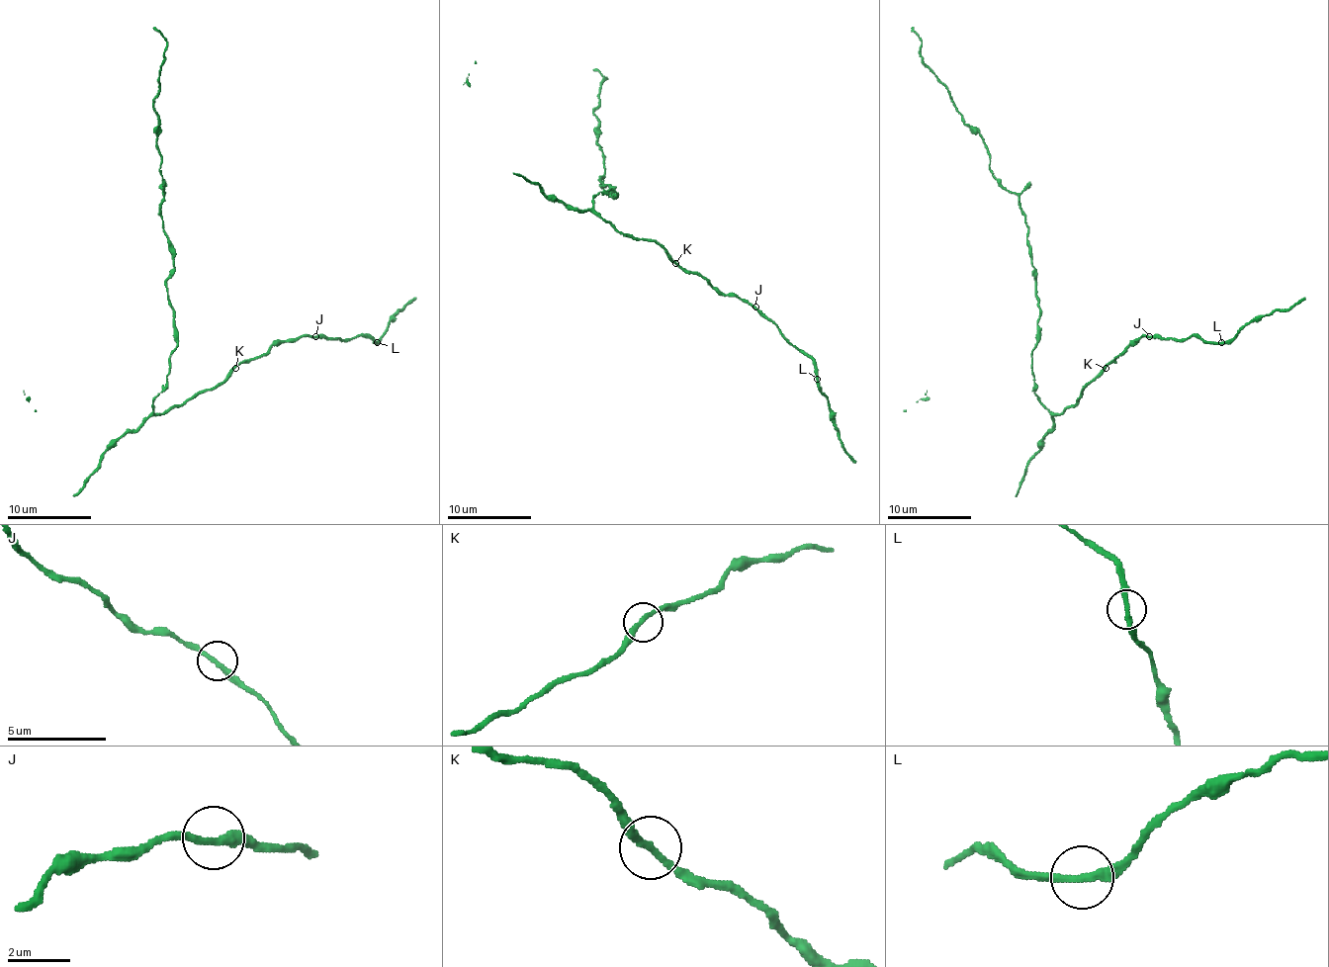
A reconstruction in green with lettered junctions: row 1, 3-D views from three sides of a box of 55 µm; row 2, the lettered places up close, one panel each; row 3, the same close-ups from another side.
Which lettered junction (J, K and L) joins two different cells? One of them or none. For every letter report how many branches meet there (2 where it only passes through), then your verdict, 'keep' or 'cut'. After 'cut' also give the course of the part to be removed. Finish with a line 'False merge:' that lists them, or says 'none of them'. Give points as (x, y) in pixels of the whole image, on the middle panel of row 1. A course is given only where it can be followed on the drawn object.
J: branches 2; keep
K: branches 2; keep
L: branches 2; keep
False merge: none of them

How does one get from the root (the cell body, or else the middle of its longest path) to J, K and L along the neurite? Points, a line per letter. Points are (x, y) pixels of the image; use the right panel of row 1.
J: (1037, 398), (1052, 413), (1061, 413), (1076, 403), (1082, 391), (1128, 344), (1141, 336), (1149, 336)
K: (1037, 398), (1052, 413), (1061, 413), (1076, 403), (1082, 391), (1106, 368)
L: (1037, 398), (1052, 413), (1071, 407), (1082, 391), (1141, 336), (1177, 340), (1197, 336), (1206, 342), (1221, 342)

